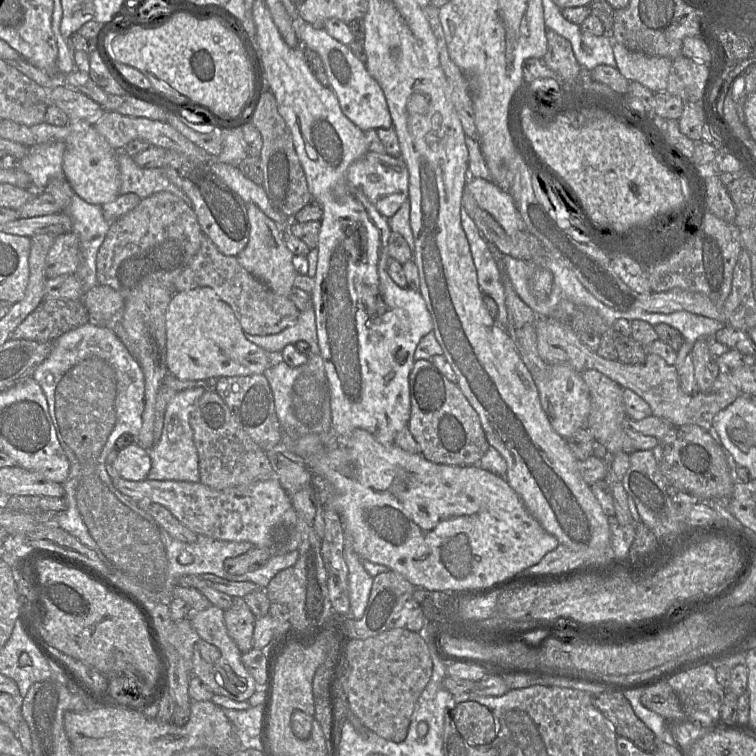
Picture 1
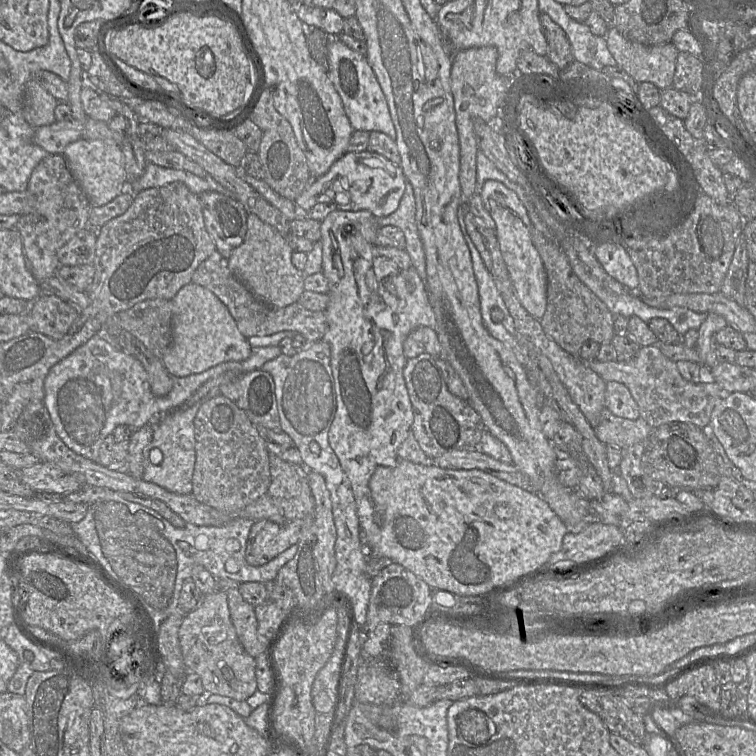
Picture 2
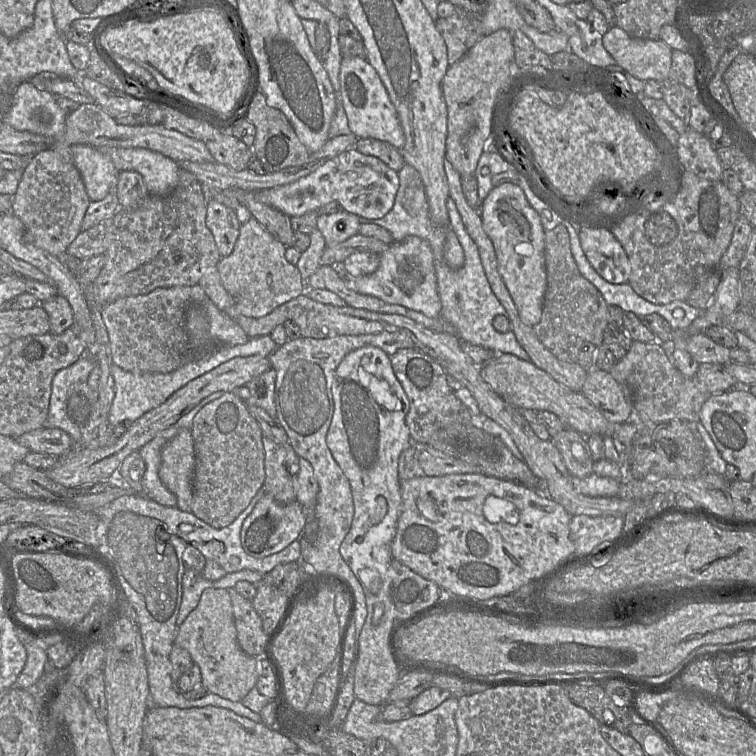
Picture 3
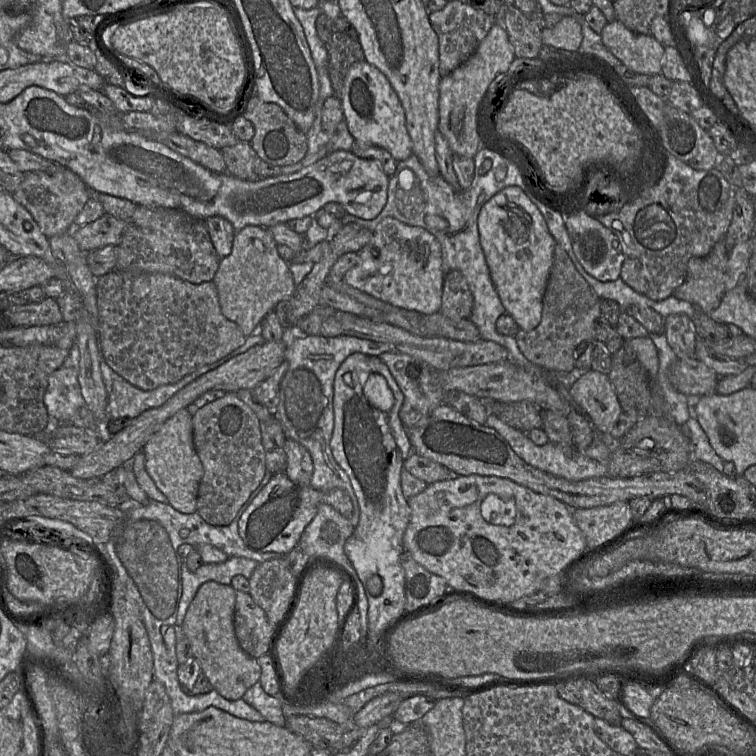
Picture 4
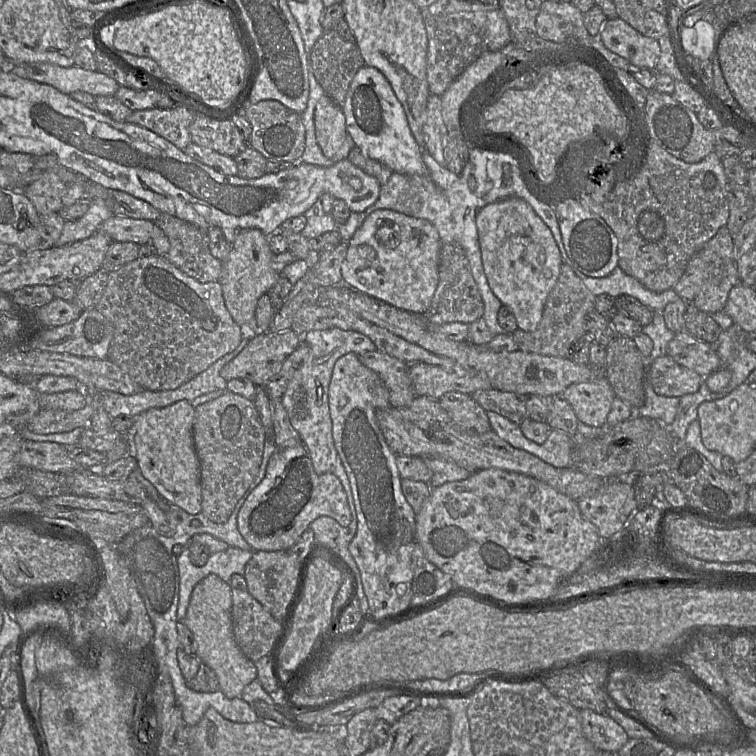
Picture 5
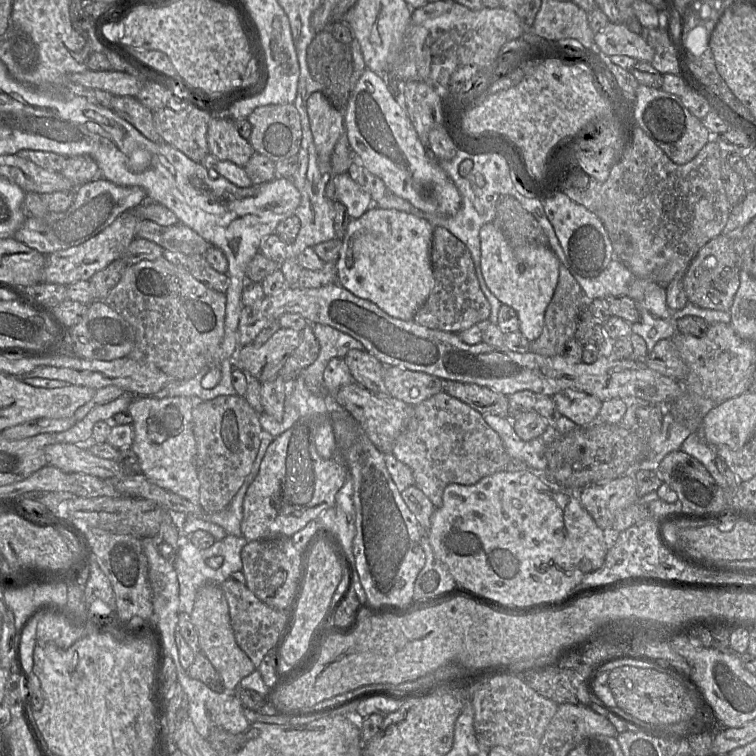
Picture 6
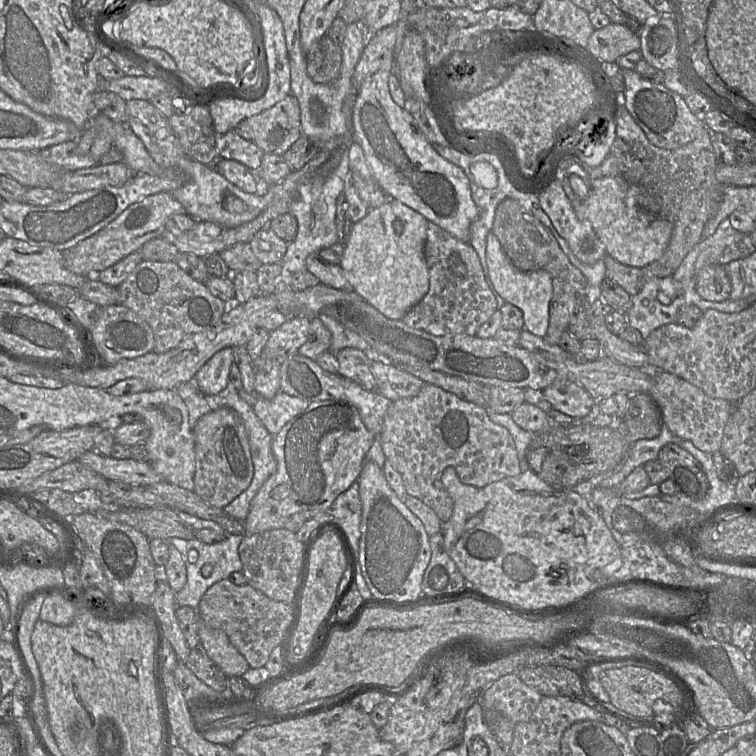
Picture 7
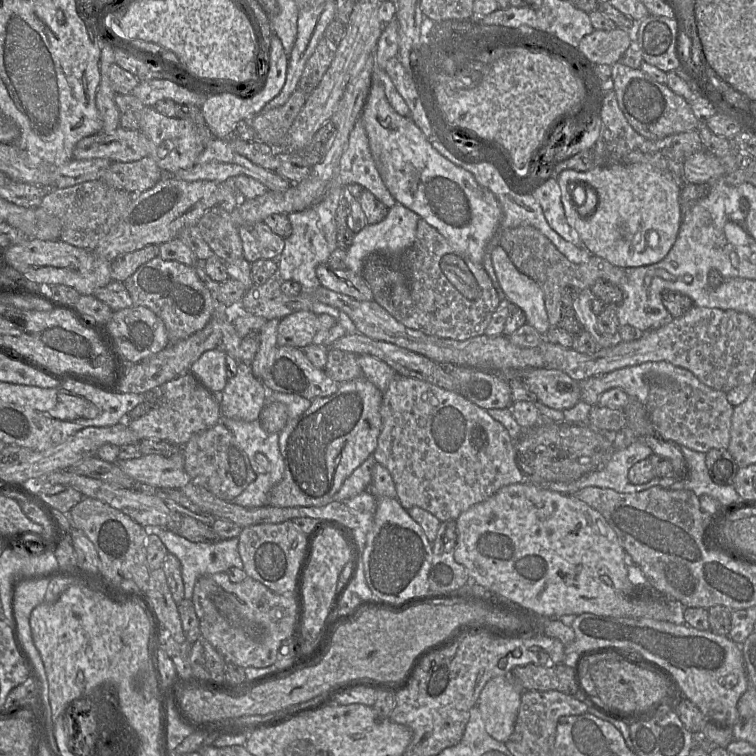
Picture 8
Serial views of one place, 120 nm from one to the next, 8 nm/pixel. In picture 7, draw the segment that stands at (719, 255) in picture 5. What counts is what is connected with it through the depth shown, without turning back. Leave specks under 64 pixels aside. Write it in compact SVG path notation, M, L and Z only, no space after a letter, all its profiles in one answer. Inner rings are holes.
M723 265L705 266L697 273L696 291L707 301L722 302L730 298L731 281Z

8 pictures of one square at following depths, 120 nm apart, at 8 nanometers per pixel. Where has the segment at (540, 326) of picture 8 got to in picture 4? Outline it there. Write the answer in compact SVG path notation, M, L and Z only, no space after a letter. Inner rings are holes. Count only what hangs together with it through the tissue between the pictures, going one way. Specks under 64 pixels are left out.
M508 186L492 196L478 215L480 244L488 265L496 292L506 310L519 329L531 331L542 319L543 297L551 272L556 241L548 230L547 223L536 205L518 186Z

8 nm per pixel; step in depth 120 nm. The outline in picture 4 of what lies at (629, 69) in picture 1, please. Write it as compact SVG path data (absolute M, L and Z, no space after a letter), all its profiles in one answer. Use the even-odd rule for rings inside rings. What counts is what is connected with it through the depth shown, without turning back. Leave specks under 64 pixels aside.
M617 19L608 22L600 35L605 47L628 69L646 75L661 73L665 46L652 35L633 32Z

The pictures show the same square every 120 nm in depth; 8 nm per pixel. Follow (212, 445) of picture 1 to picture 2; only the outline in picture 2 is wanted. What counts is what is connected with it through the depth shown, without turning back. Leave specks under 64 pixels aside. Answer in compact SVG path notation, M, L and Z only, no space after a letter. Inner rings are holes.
M217 396L205 402L194 418L196 461L192 495L223 513L240 513L268 493L269 453L257 428L231 400Z

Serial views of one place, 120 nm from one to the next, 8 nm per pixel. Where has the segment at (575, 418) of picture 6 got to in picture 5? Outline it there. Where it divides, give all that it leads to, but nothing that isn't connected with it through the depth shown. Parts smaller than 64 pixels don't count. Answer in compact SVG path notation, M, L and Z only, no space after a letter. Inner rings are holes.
M606 377L570 385L562 397L571 405L580 422L591 427L606 425L615 393Z

